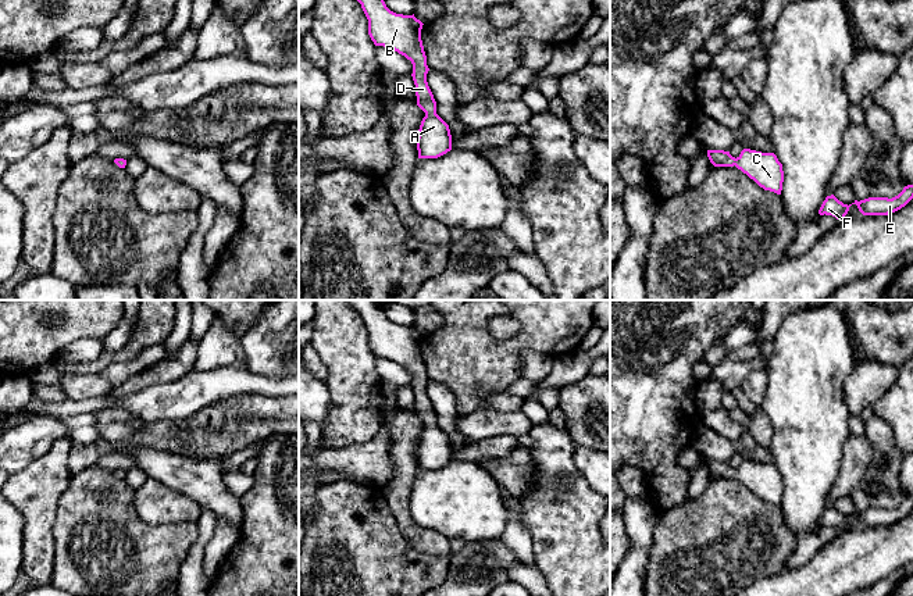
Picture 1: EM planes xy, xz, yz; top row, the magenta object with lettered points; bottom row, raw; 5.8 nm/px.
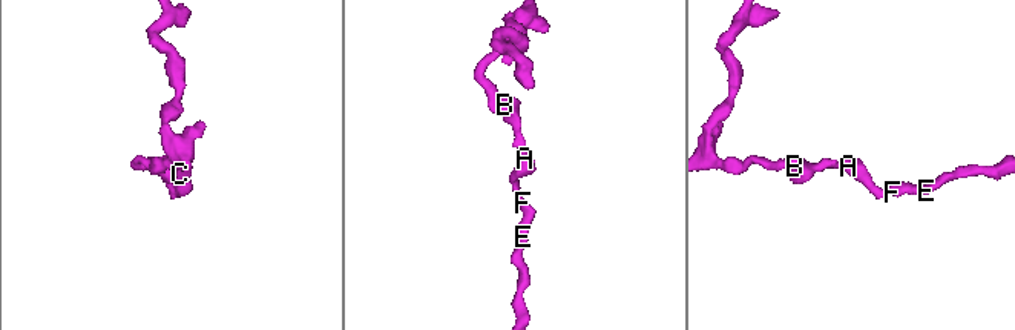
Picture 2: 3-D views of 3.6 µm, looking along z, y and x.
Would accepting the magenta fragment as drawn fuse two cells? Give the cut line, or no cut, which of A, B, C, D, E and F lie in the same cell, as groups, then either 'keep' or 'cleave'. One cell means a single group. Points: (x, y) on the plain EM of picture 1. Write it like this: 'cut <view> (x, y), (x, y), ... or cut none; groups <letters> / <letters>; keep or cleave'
cut none; groups A B C D E F; keep

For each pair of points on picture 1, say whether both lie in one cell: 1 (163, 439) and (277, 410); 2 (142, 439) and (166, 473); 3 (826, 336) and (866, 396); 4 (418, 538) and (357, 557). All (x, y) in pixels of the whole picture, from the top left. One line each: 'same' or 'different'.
1: same
2: different
3: different
4: different

